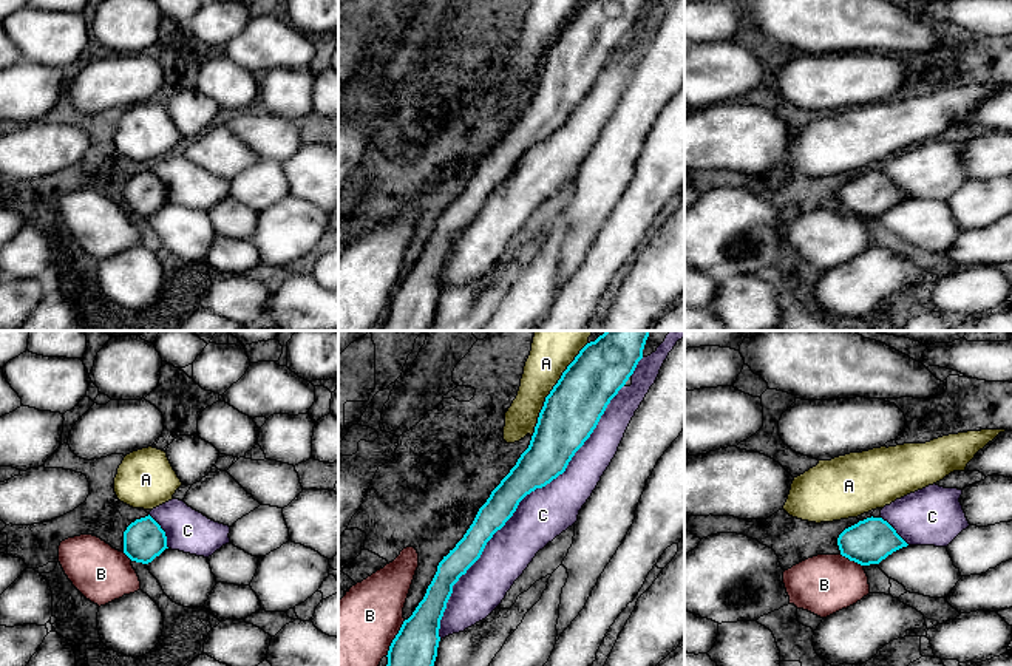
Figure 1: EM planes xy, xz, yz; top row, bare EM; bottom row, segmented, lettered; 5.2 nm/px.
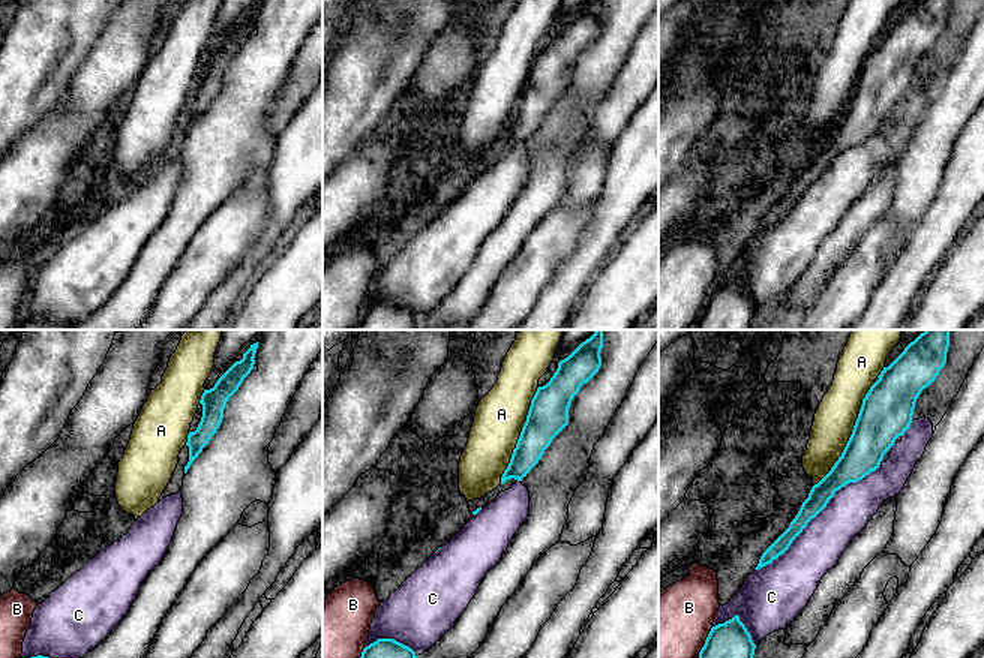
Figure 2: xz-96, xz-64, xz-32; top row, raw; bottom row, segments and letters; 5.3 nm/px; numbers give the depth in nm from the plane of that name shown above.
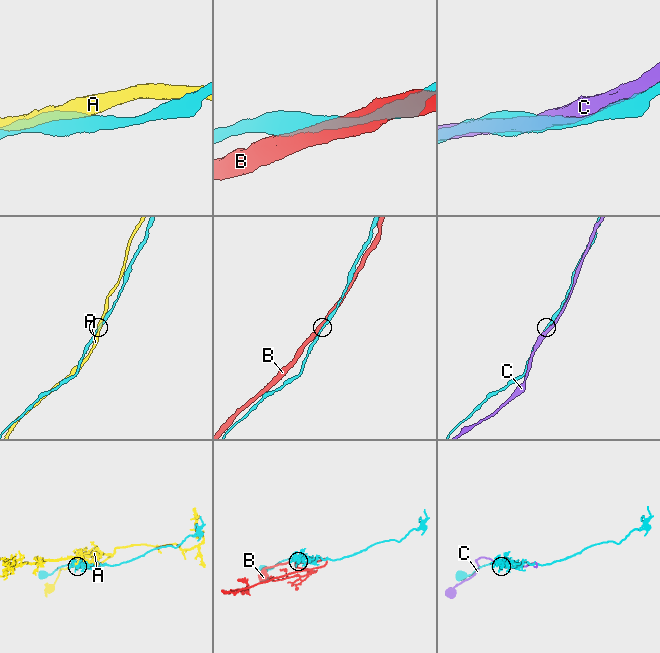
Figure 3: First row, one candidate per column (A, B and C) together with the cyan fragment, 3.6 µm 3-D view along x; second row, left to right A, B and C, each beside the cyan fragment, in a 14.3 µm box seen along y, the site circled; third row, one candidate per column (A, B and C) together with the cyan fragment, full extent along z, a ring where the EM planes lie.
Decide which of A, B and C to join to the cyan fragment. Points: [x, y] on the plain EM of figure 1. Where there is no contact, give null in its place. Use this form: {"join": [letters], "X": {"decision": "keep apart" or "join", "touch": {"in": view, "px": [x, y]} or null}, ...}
{"join": [], "A": {"decision": "keep apart", "touch": {"in": "xz", "px": [550, 45]}}, "B": {"decision": "keep apart", "touch": {"in": "xz", "px": [394, 292]}}, "C": {"decision": "keep apart", "touch": {"in": "xz", "px": [518, 158]}}}

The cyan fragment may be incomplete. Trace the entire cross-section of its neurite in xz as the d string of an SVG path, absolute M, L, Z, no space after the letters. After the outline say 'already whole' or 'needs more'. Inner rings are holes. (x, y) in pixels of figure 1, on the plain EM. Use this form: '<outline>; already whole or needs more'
M584 0L575 14L562 26L558 37L545 51L528 102L516 119L491 145L479 162L473 178L453 204L437 219L437 226L426 243L423 253L413 269L403 275L388 304L388 318L382 331L428 331L433 325L437 301L440 274L453 247L453 240L481 212L487 196L513 170L519 156L562 128L575 110L596 82L610 54L626 39L643 12L644 0Z; already whole

